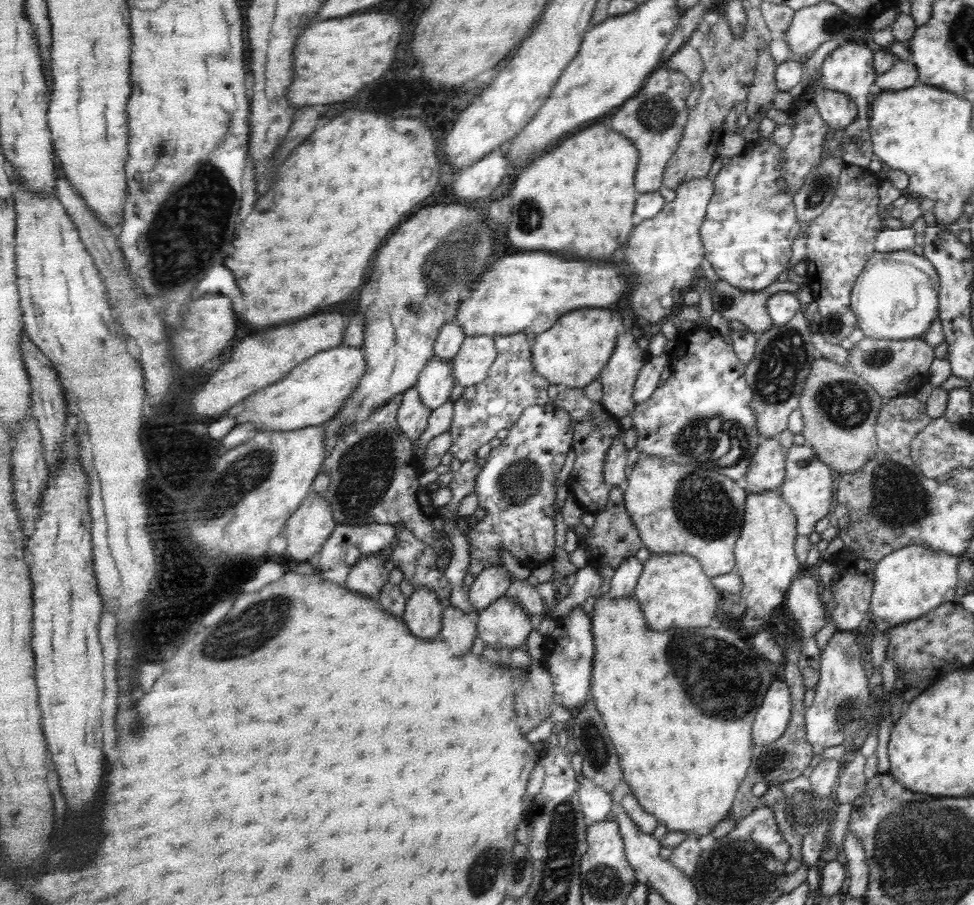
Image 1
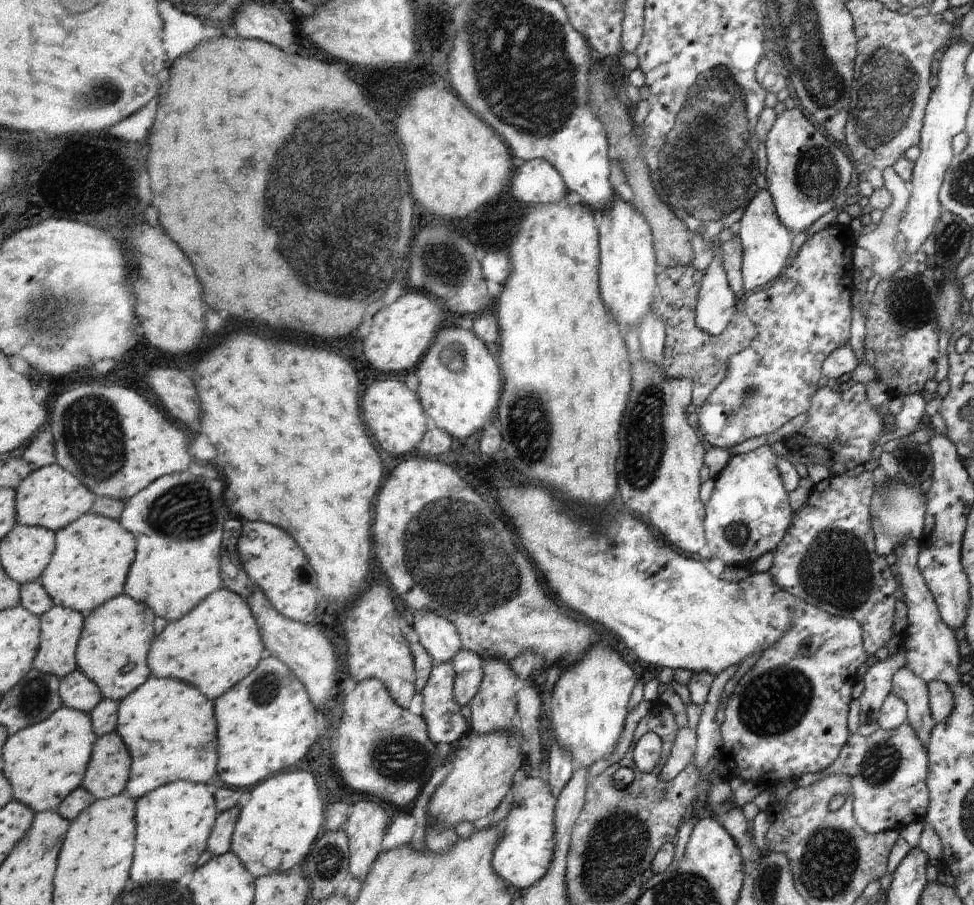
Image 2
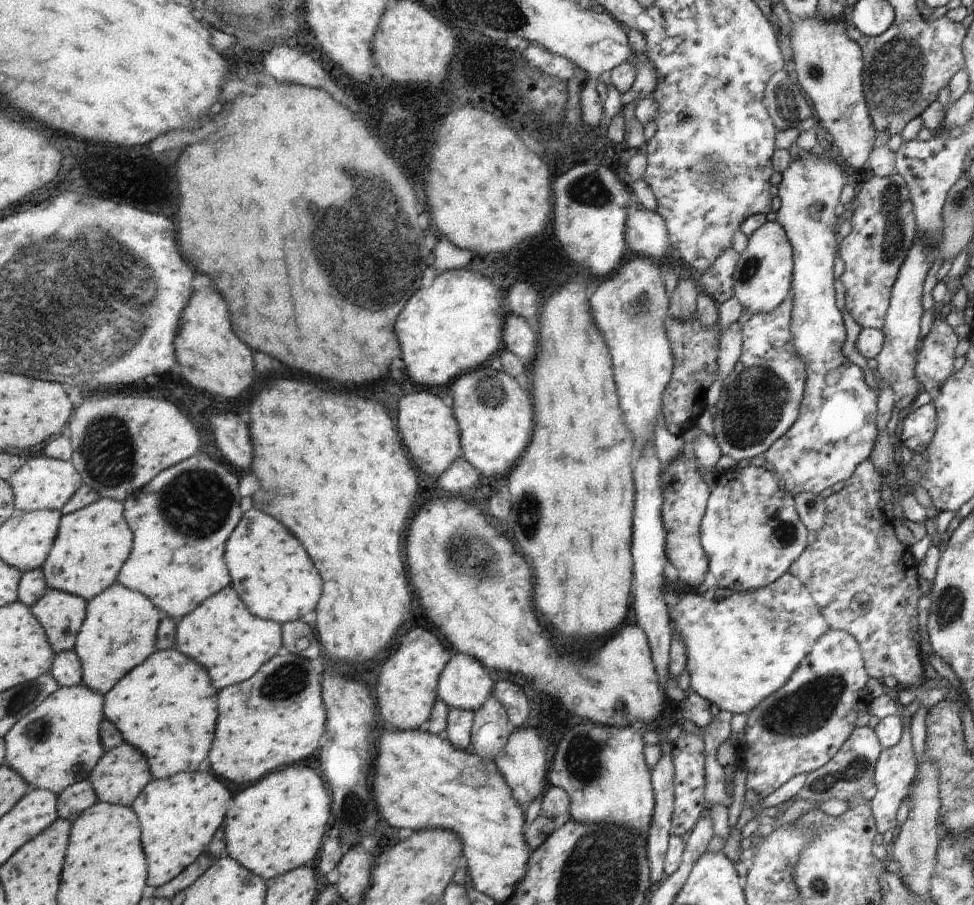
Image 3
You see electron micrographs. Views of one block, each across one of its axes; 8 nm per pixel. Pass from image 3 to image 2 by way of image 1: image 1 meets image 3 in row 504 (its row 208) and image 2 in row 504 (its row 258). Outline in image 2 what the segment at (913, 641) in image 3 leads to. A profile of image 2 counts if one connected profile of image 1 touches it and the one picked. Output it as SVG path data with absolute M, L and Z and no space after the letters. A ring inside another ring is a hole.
M837 474L812 486L804 508L792 518L787 533L778 543L773 565L769 570L773 581L798 600L814 605L837 617L856 619L862 627L863 647L869 655L888 643L894 636L892 624L901 606L894 596L897 581L885 557L875 551L875 532L871 525L869 504L875 491L873 474Z

